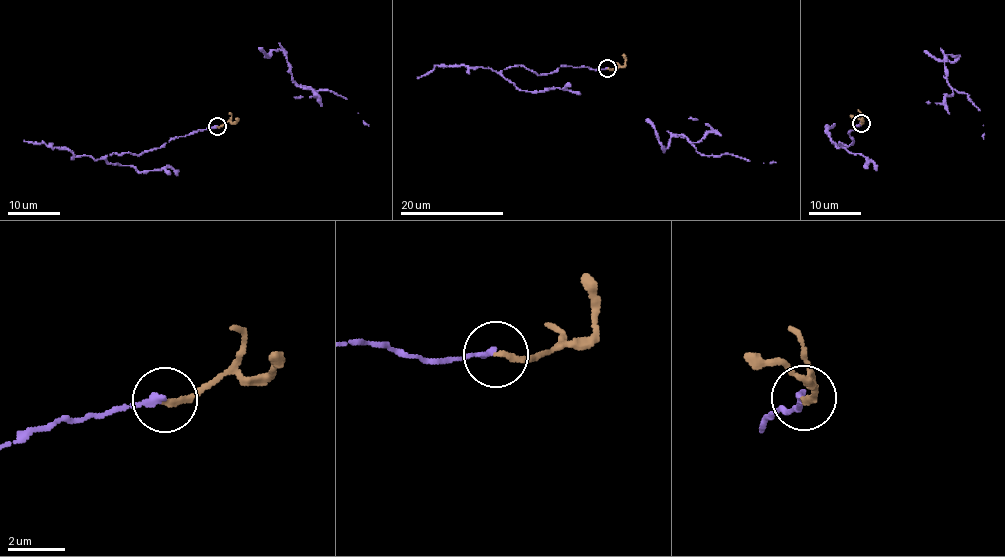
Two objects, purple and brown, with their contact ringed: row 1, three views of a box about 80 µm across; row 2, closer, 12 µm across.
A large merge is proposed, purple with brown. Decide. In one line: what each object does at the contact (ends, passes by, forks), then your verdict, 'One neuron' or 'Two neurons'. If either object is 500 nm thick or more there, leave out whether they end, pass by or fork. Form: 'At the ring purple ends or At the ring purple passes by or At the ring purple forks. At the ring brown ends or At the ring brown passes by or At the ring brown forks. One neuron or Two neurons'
At the ring purple ends. At the ring brown ends. One neuron

